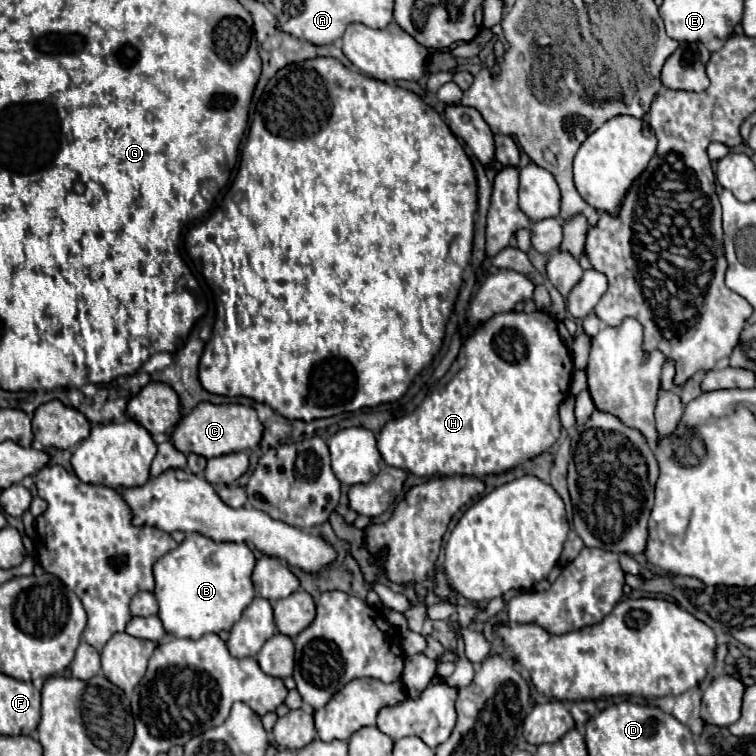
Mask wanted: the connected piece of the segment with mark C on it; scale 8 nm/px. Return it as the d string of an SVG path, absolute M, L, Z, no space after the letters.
M201 402L197 404L173 430L171 440L175 448L183 454L201 454L205 458L215 458L231 452L241 452L241 450L251 450L261 442L263 436L263 424L257 418L255 408L243 406L243 404L211 404L211 402Z

